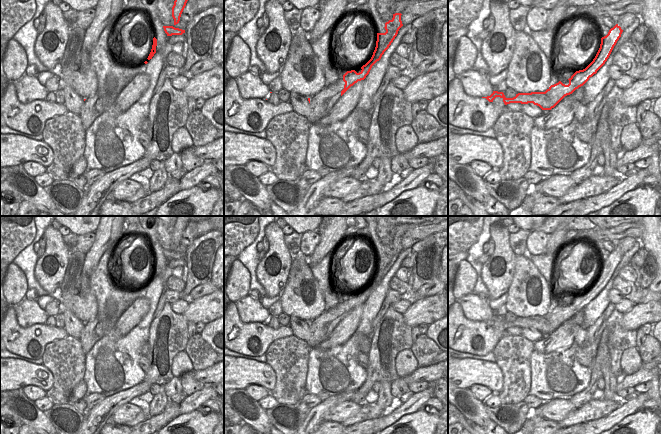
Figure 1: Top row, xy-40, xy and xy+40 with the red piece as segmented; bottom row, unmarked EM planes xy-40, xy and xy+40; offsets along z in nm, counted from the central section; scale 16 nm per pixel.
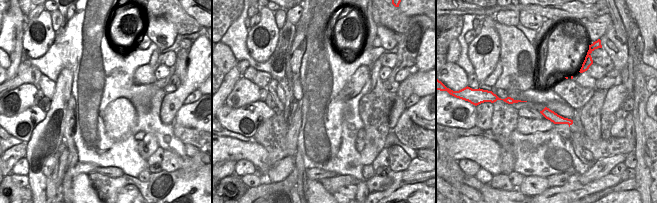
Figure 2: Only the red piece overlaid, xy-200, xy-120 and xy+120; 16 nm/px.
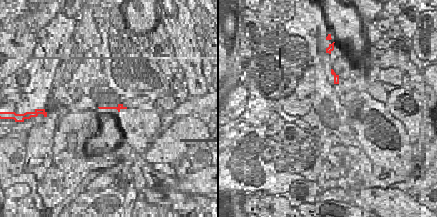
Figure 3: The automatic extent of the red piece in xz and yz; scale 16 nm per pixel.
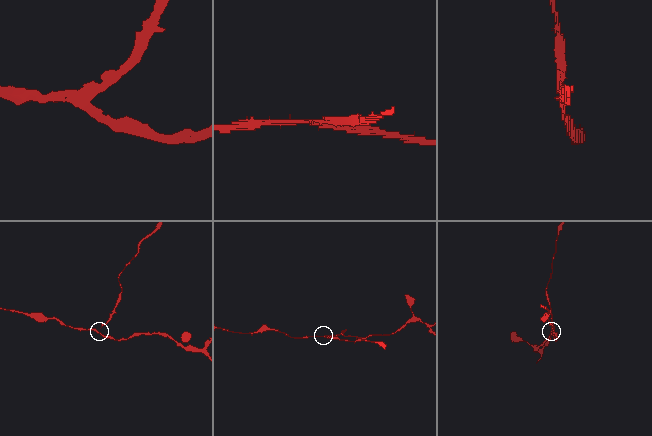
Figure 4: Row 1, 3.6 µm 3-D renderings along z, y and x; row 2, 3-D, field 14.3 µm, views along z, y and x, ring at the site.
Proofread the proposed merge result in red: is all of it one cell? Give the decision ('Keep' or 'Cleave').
Cleave.

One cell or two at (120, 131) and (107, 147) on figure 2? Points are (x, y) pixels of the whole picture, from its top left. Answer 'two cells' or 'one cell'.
two cells

